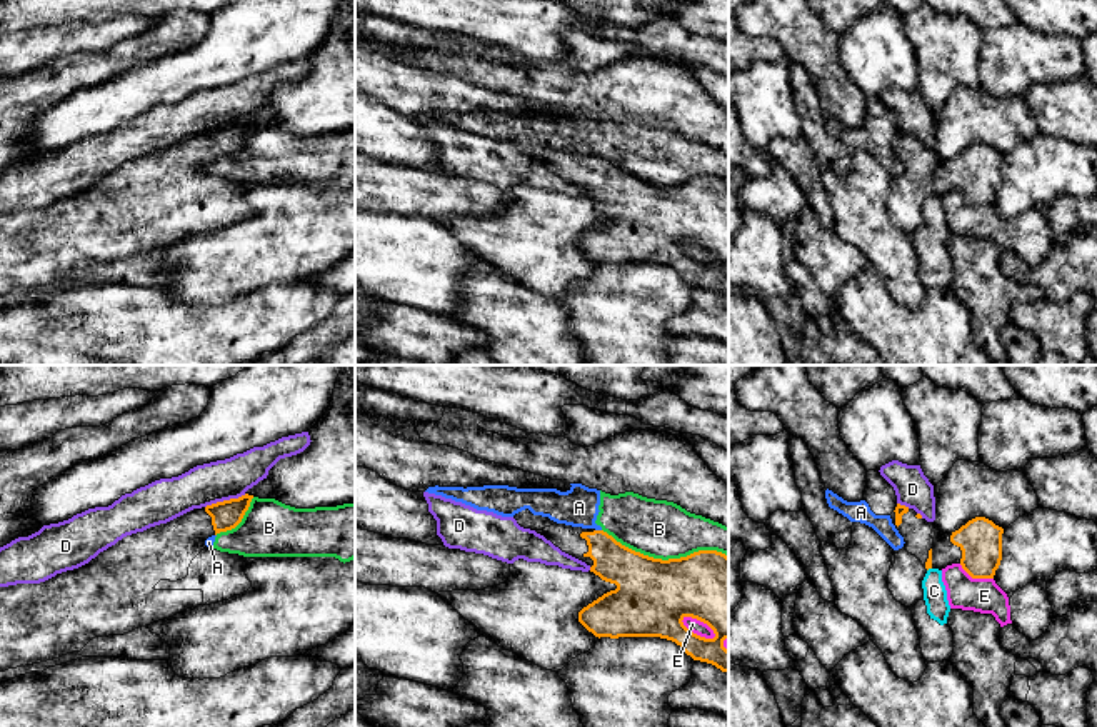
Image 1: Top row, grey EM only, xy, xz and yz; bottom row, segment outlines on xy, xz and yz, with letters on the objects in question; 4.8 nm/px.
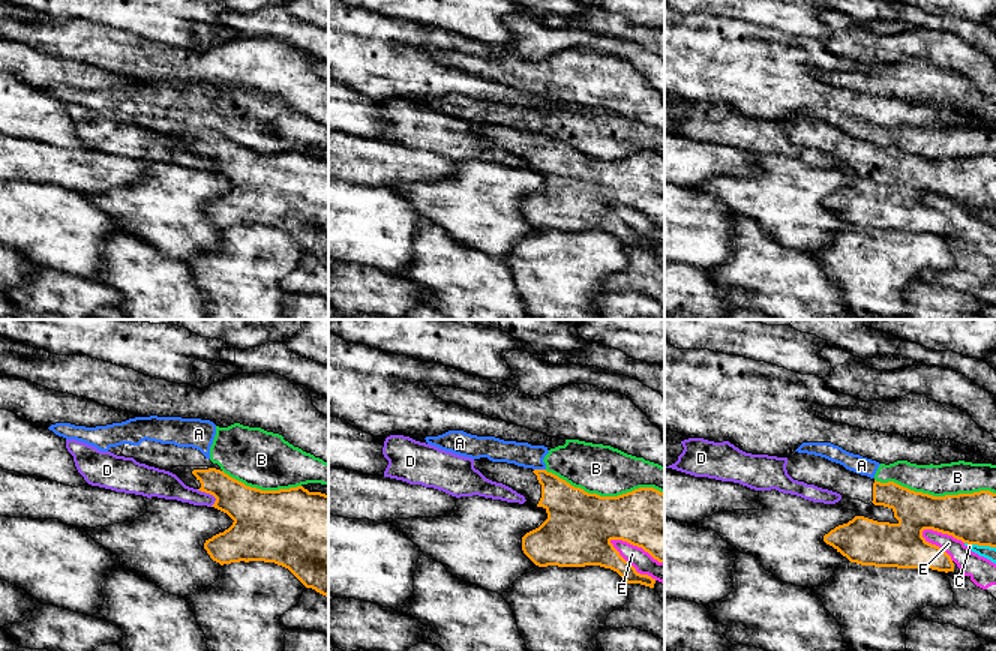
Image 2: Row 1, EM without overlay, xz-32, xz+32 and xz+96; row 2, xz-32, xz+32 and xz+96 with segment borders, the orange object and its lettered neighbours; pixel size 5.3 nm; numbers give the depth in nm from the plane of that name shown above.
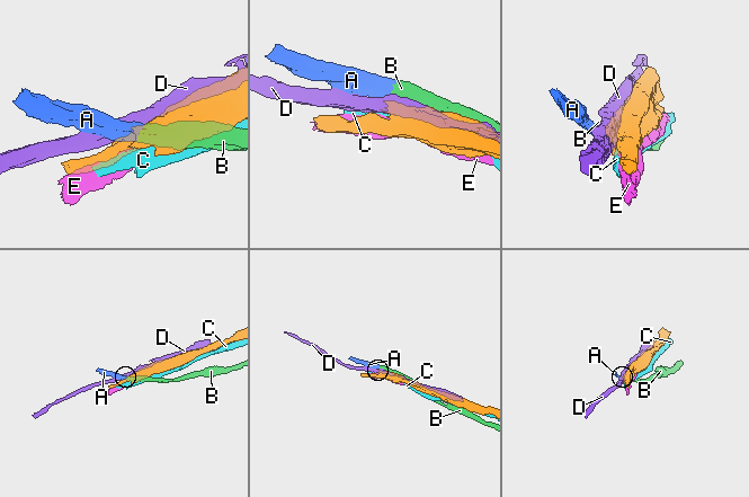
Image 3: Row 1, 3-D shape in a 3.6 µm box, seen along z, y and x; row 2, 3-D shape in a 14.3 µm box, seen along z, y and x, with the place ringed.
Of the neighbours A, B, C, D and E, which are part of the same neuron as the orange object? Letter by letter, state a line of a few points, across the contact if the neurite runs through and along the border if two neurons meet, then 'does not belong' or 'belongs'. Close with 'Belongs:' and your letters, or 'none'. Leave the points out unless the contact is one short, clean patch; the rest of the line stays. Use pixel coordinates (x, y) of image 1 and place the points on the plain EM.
A: xz (596, 155), (601, 157) | does not belong
B: does not belong
C: does not belong
D: does not belong
E: does not belong
Belongs: none

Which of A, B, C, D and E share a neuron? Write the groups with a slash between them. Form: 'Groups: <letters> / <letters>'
Groups: A B / C / D / E

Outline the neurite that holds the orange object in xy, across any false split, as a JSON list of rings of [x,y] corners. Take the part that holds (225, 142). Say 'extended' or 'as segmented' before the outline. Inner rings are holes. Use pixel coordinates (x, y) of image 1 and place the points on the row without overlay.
extended; [[[253,122],[193,135],[167,150],[123,163],[88,190],[40,210],[0,213],[0,298],[80,278],[92,265],[123,262],[187,235],[247,218],[247,183],[207,173],[205,167],[235,155]]]

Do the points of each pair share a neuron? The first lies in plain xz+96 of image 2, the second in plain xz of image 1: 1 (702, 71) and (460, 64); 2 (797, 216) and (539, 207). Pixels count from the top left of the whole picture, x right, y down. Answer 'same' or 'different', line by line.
1: different
2: same

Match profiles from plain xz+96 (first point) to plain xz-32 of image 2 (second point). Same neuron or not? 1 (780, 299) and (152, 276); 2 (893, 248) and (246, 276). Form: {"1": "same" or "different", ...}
{"1": "same", "2": "same"}

